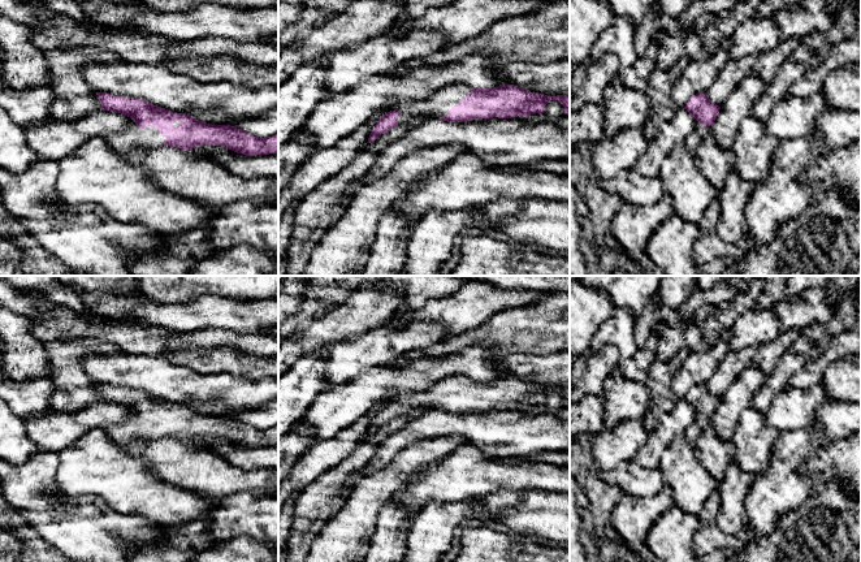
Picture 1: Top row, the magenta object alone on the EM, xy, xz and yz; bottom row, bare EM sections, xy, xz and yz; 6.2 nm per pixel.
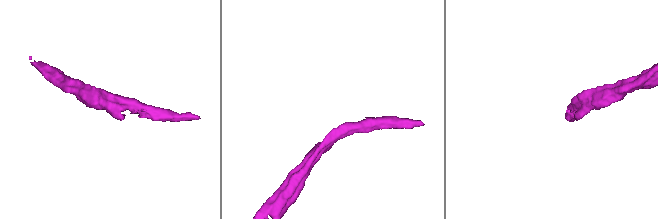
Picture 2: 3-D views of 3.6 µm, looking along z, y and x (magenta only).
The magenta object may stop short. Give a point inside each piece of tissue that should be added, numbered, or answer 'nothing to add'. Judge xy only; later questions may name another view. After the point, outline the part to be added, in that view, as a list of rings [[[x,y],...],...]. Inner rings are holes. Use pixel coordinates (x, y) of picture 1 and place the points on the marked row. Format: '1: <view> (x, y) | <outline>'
1: xy (137, 138) | [[[135,126],[131,130],[105,138],[107,143],[121,155],[130,155],[134,150],[152,150],[161,147],[168,139],[156,127]]]

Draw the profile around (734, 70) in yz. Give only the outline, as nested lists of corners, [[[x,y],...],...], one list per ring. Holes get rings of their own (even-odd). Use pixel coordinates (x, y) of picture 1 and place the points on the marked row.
[[[748,56],[740,60],[730,59],[706,91],[708,98],[717,105],[721,105],[740,81],[752,74],[754,61],[756,56]]]

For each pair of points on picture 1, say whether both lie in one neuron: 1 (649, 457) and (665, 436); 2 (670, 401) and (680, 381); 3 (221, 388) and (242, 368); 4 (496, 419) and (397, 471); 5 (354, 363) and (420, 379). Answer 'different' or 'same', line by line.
1: same
2: different
3: different
4: different
5: different

